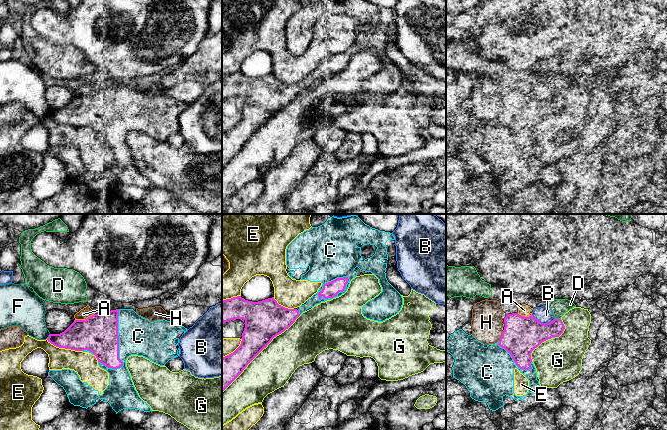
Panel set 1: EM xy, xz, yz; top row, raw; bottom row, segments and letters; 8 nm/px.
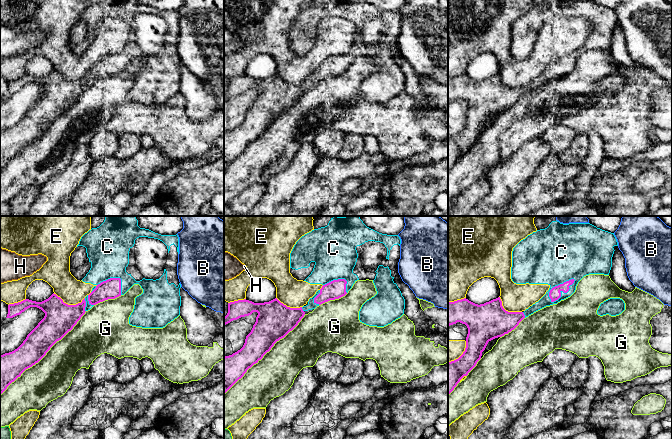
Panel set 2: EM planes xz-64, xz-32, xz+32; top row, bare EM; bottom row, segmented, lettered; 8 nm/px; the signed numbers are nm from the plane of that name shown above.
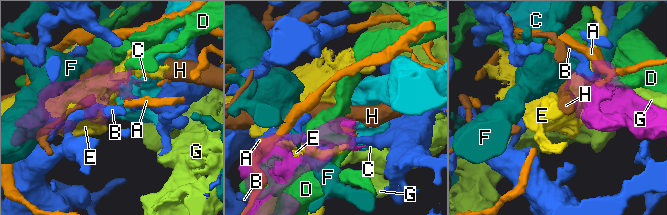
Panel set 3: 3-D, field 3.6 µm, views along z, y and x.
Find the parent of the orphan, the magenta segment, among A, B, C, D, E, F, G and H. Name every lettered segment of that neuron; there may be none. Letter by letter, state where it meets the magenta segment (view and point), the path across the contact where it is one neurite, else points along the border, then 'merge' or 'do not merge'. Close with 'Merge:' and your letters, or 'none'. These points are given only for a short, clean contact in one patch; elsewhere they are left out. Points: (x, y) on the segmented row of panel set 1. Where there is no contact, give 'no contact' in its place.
A: xy (84, 320) | do not merge
B: yz (542, 323) | do not merge
C: xy (118, 342) | merge
D: yz (558, 319) | do not merge
E: xy (64, 347) | do not merge
F: xy (49, 336) | do not merge
G: xz (260, 351) | do not merge
H: yz (501, 336) | do not merge
Merge: C

